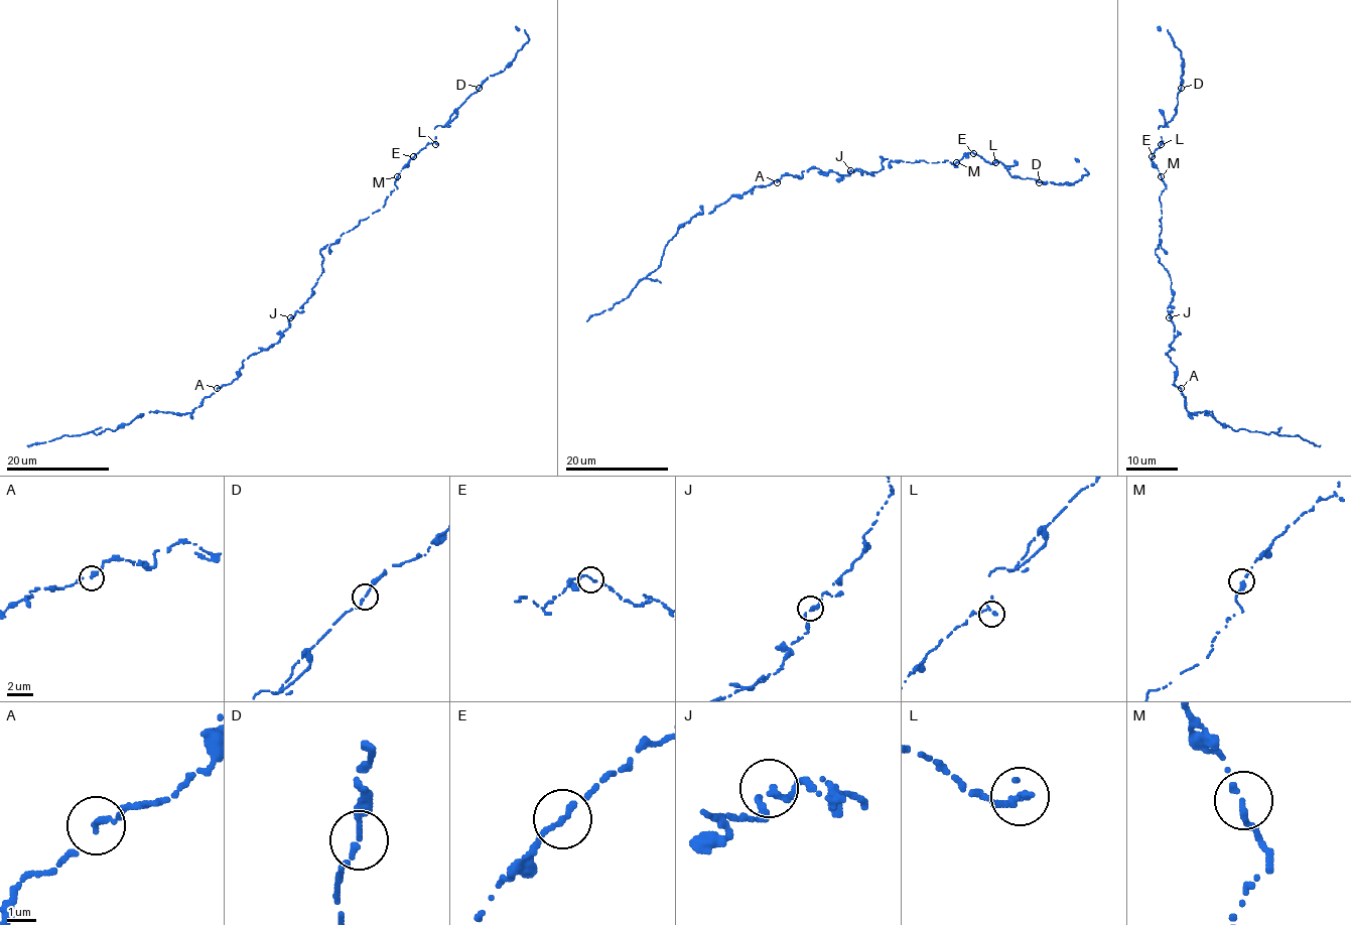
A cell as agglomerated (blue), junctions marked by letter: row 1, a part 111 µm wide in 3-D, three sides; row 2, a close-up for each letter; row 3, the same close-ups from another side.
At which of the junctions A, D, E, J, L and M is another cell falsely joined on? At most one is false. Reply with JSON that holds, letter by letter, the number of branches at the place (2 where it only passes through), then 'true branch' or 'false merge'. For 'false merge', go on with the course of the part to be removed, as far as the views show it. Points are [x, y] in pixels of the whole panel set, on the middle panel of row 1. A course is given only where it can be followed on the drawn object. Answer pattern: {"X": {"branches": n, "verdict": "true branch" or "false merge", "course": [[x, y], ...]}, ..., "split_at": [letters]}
{"A": {"branches": 2, "verdict": "true branch"}, "D": {"branches": 2, "verdict": "true branch"}, "E": {"branches": 2, "verdict": "true branch"}, "J": {"branches": 2, "verdict": "true branch"}, "L": {"branches": 2, "verdict": "true branch"}, "M": {"branches": 2, "verdict": "true branch"}, "split_at": []}

